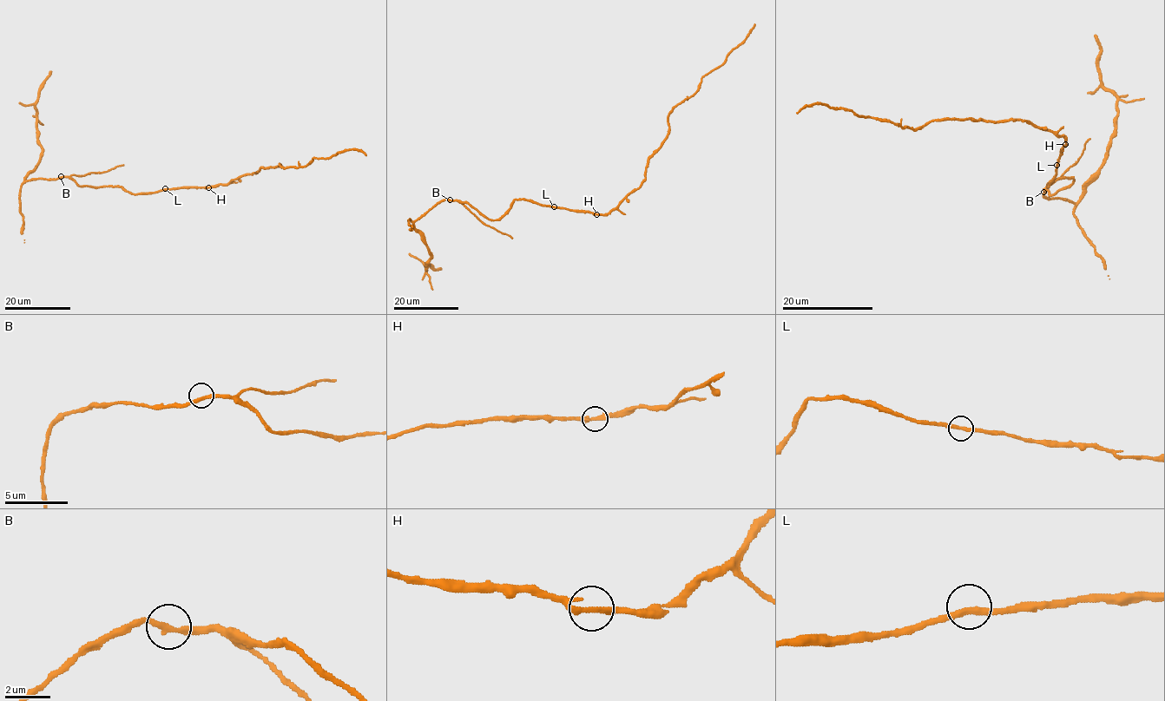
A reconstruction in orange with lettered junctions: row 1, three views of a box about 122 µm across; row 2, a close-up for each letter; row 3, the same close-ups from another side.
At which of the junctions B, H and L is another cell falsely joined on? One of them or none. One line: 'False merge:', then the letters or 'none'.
False merge: none

